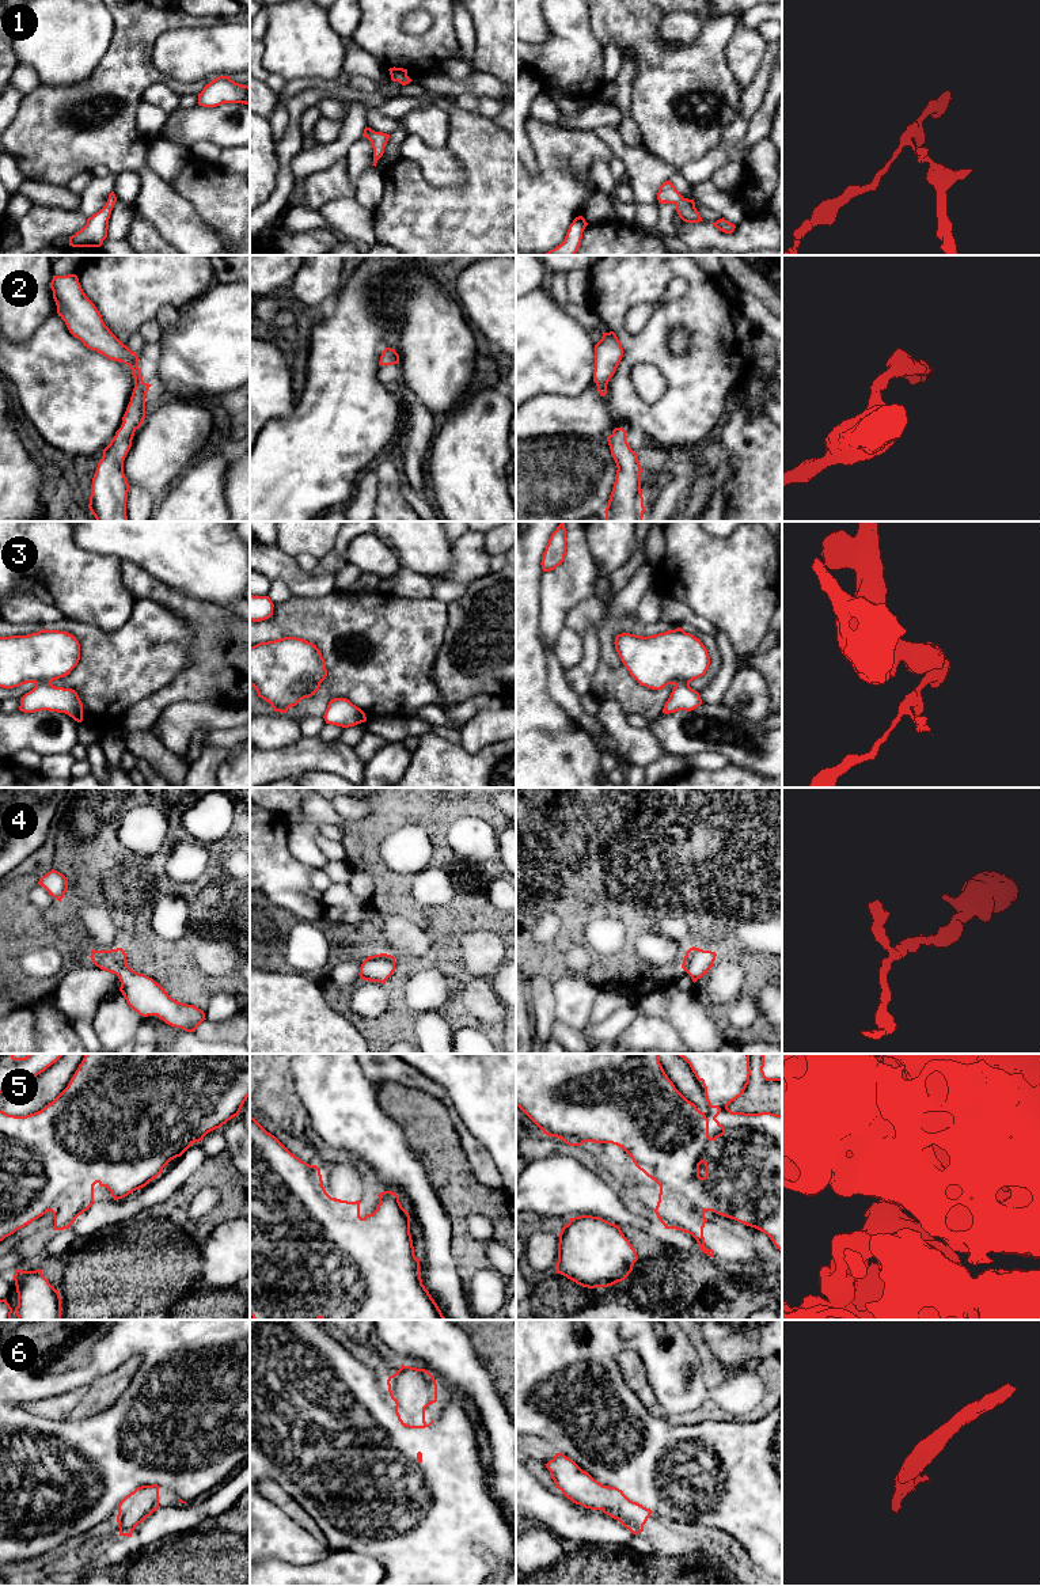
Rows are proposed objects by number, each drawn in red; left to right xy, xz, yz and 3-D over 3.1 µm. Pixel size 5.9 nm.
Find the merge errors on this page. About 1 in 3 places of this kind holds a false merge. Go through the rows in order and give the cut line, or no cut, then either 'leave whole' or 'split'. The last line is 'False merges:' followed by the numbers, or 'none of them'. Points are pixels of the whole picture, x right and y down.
1: no cut | leave whole
2: no cut | leave whole
3: xy (50, 682), (38, 682), (35, 685) | split
4: no cut | leave whole
5: xy (103, 1186), (93, 1179), (72, 1182), (56, 1198), (50, 1210) | split
6: no cut | leave whole
False merges: 3, 5

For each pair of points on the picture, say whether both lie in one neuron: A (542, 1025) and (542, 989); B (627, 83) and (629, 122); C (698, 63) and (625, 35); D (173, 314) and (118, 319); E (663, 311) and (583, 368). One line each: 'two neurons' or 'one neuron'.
A: one neuron
B: one neuron
C: one neuron
D: two neurons
E: two neurons

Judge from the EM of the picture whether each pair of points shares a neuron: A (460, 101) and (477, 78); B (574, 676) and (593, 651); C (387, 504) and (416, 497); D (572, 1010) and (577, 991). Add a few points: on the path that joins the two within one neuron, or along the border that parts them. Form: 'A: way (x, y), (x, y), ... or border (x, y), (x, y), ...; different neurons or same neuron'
A: border (477, 95), (459, 94), (456, 97); different neurons
B: way (581, 670), (591, 657); same neuron
C: border (402, 475), (401, 492), (413, 507); different neurons
D: way (573, 1006), (574, 996); same neuron

